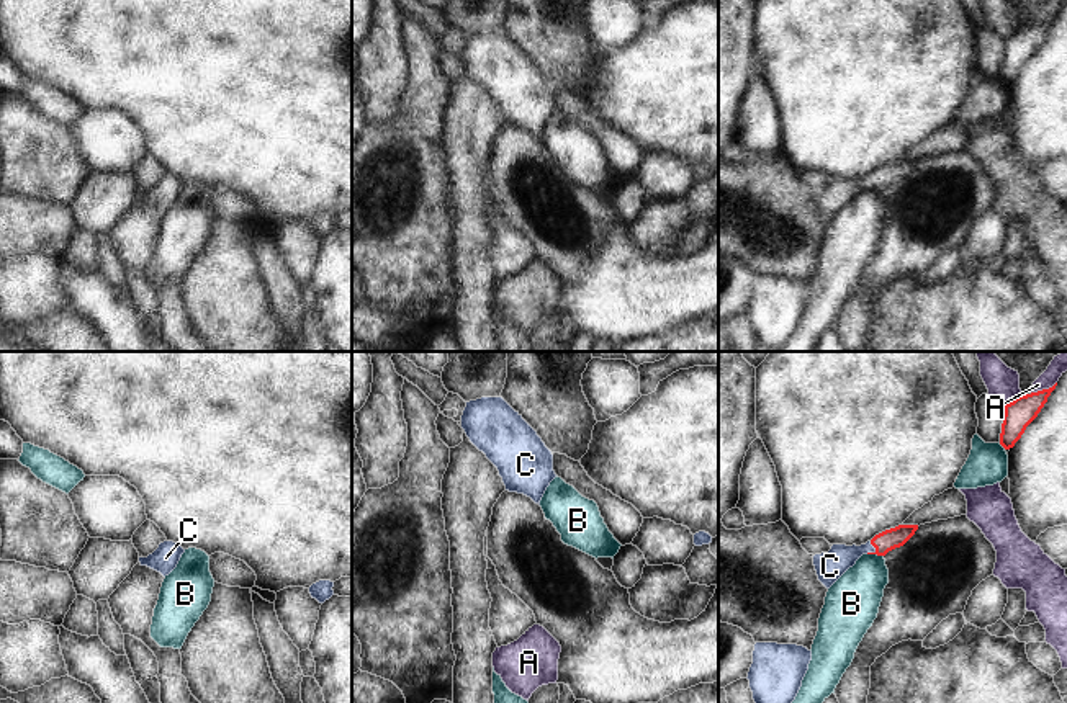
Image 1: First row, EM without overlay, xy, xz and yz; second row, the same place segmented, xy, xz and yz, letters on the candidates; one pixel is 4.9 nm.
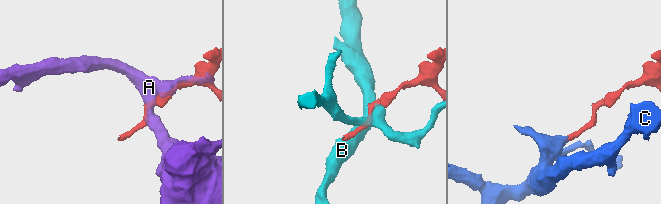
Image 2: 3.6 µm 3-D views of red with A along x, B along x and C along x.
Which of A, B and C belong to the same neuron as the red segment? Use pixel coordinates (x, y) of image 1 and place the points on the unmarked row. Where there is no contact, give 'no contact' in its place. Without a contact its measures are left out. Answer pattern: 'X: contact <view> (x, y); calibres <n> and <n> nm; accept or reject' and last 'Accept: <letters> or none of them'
A: contact yz (1043, 23); calibres 140 and 80 nm; reject
B: contact yz (876, 187); calibres 100 and 260 nm; reject
C: contact yz (874, 180); calibres 100 and 150 nm; accept
Accept: C

